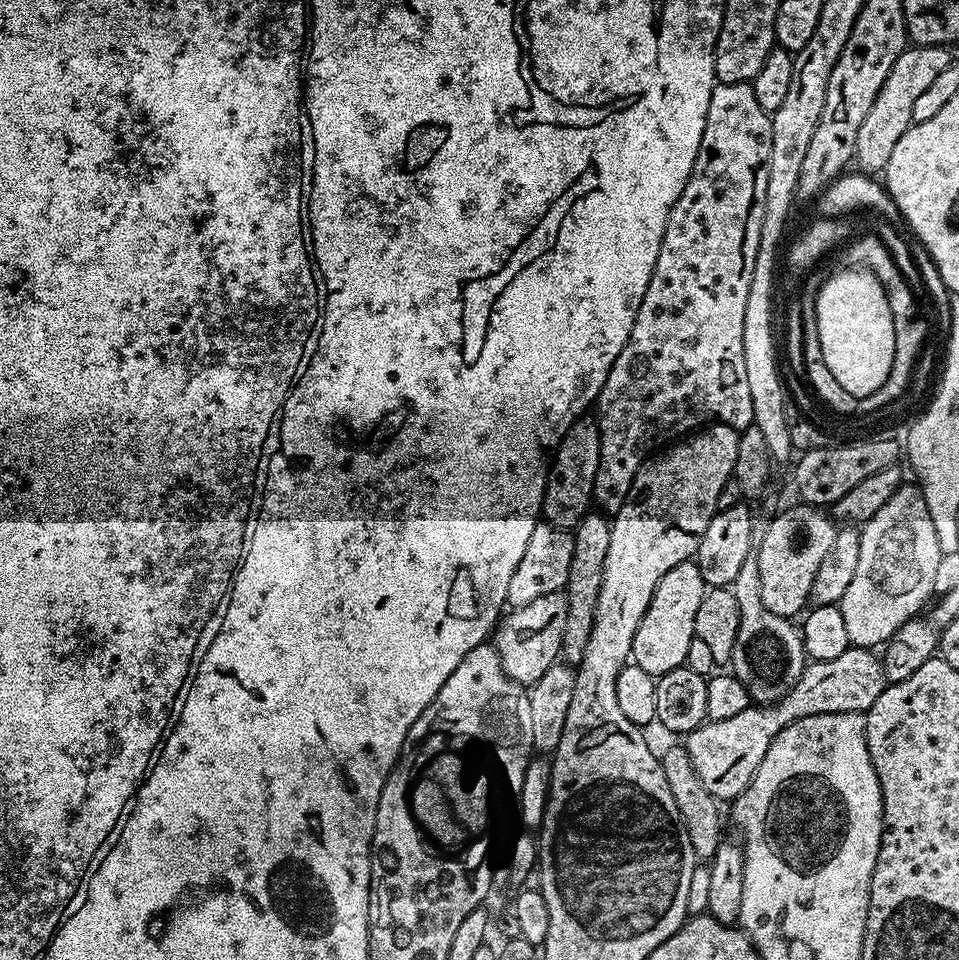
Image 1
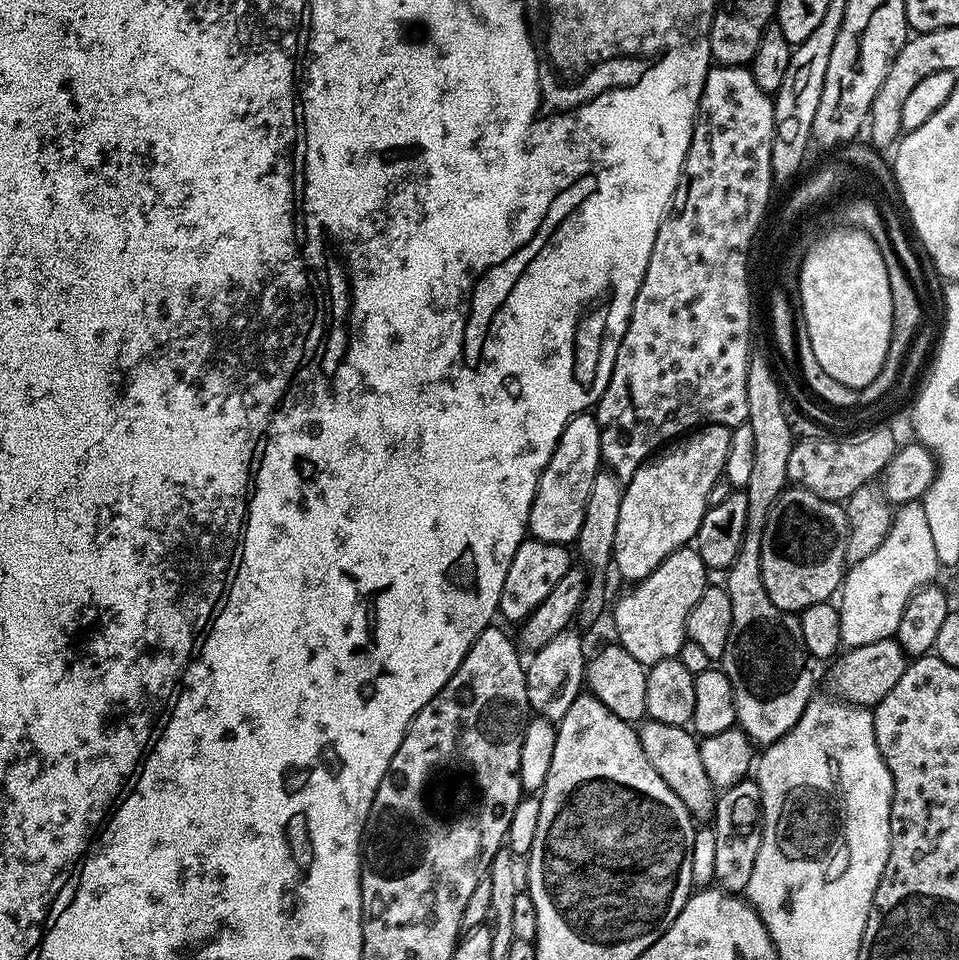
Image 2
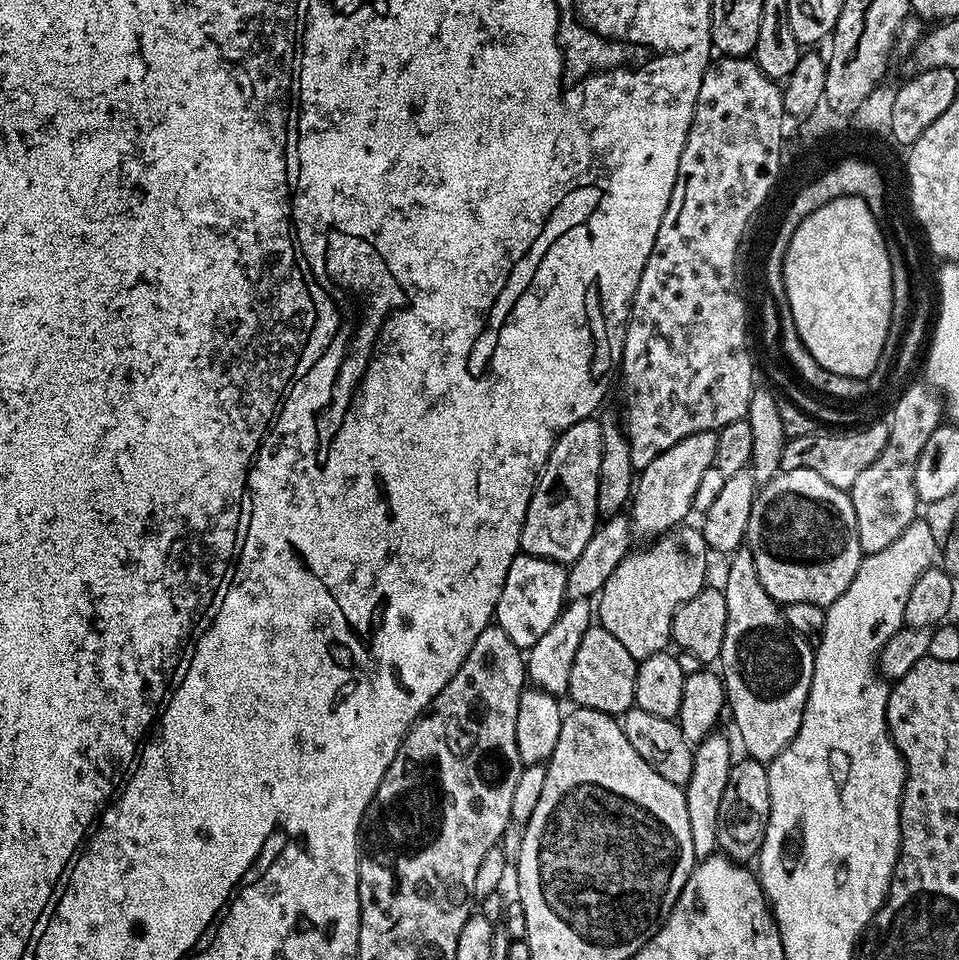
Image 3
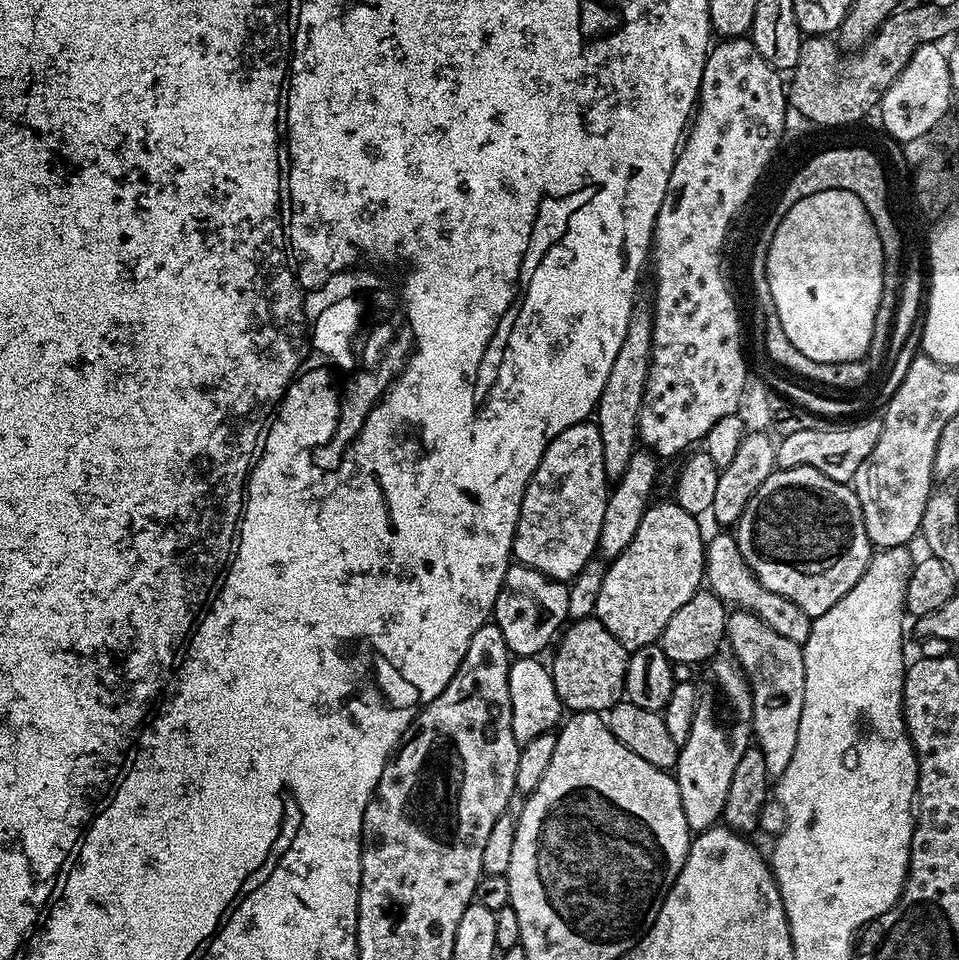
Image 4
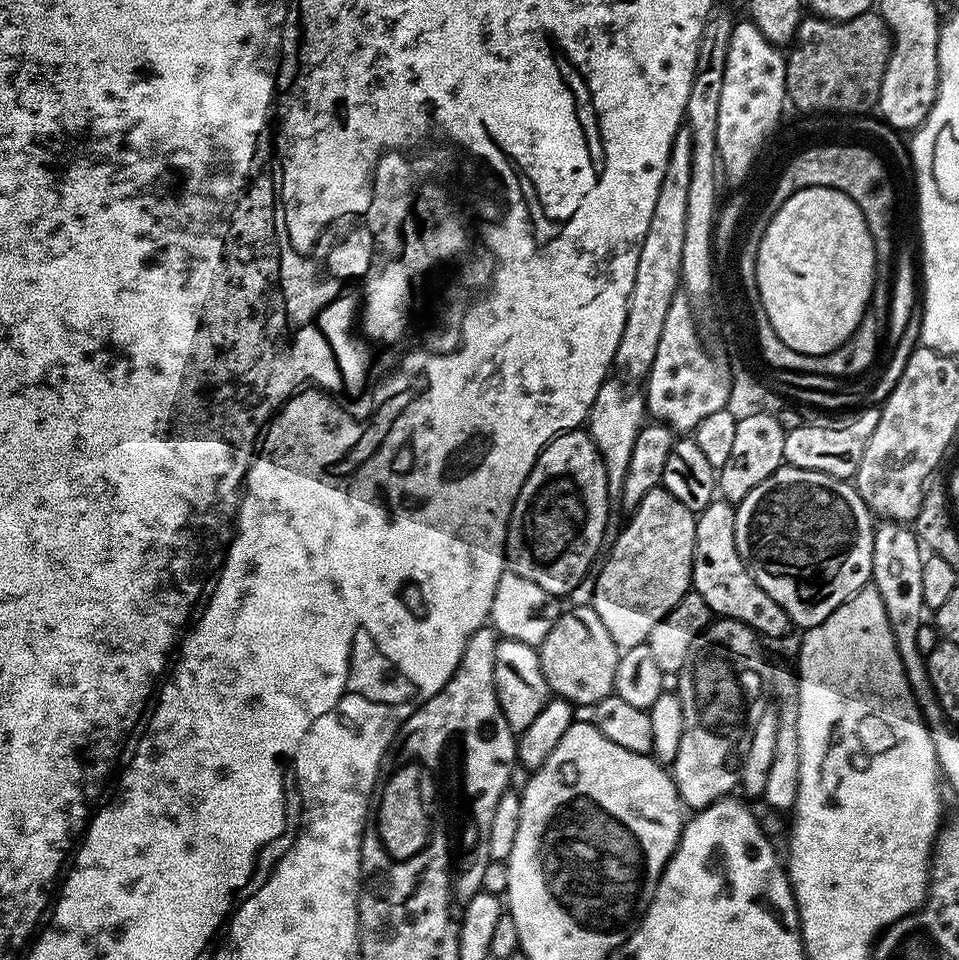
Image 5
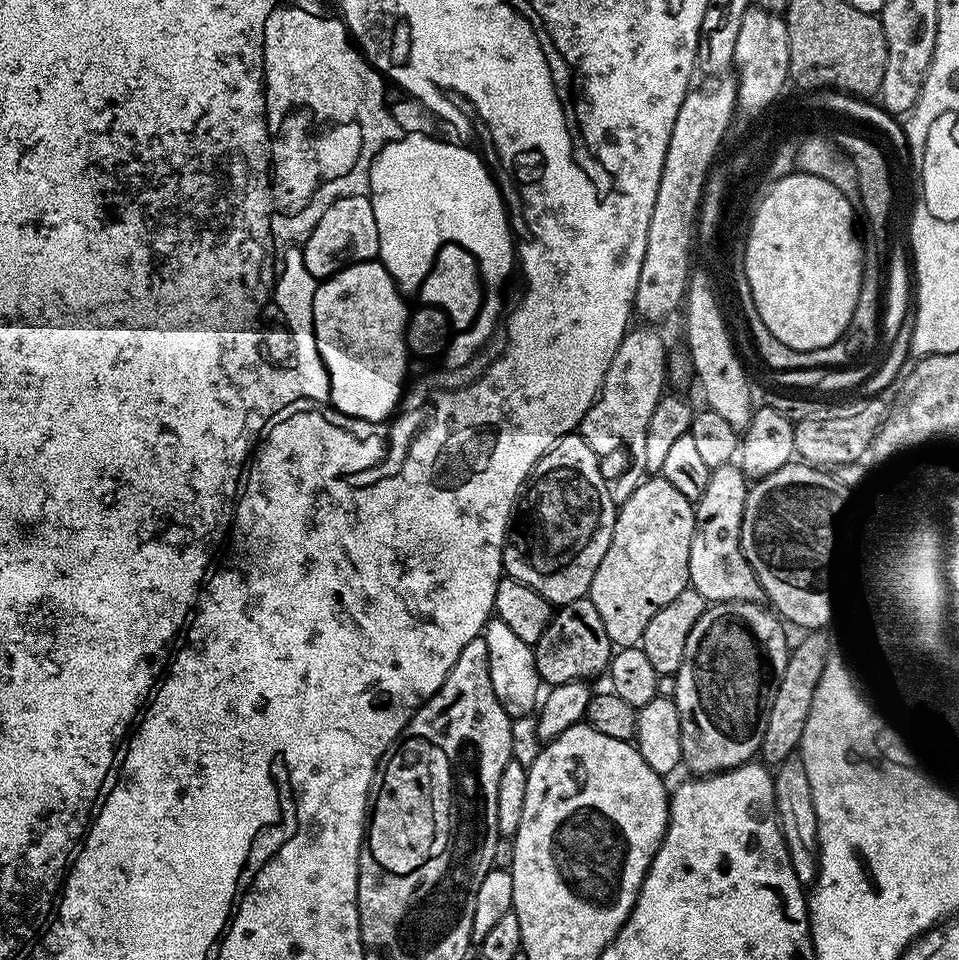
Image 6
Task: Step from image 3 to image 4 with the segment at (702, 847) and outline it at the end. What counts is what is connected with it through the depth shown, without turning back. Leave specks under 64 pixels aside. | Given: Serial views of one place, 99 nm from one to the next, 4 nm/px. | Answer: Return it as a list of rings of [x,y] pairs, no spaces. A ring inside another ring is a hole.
[[[720,654],[703,665],[704,677],[698,680],[694,722],[690,738],[680,745],[674,775],[682,798],[682,814],[686,814],[688,831],[692,834],[717,827],[724,815],[726,793],[742,754],[753,743],[752,691],[744,671],[735,659]]]

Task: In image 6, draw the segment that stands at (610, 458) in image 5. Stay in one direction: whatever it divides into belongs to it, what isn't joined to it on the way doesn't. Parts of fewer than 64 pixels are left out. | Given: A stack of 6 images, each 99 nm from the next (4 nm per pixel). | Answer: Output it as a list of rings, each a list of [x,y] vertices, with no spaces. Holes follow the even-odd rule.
[[[644,326],[648,328],[633,327],[626,332],[622,342],[619,344],[618,350],[615,351],[614,358],[611,359],[610,366],[604,375],[603,386],[600,393],[596,397],[590,410],[583,416],[583,422],[580,424],[579,435],[590,445],[591,449],[601,458],[607,458],[608,455],[616,450],[626,448],[630,456],[629,466],[622,475],[616,480],[609,483],[610,500],[619,508],[623,505],[630,494],[634,492],[640,481],[646,476],[646,429],[649,426],[650,417],[654,412],[657,402],[664,394],[664,380],[667,379],[667,357],[668,349],[661,336],[652,328],[652,326]]]

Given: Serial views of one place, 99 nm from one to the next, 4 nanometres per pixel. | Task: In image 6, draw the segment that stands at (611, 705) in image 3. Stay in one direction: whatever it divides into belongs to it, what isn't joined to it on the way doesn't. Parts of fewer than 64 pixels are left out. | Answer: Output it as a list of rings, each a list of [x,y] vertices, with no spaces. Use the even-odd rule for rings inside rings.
[[[589,597],[561,605],[552,615],[542,637],[533,647],[535,668],[541,681],[548,686],[568,681],[590,680],[590,677],[607,669],[614,654],[614,645],[606,633],[602,618]]]

